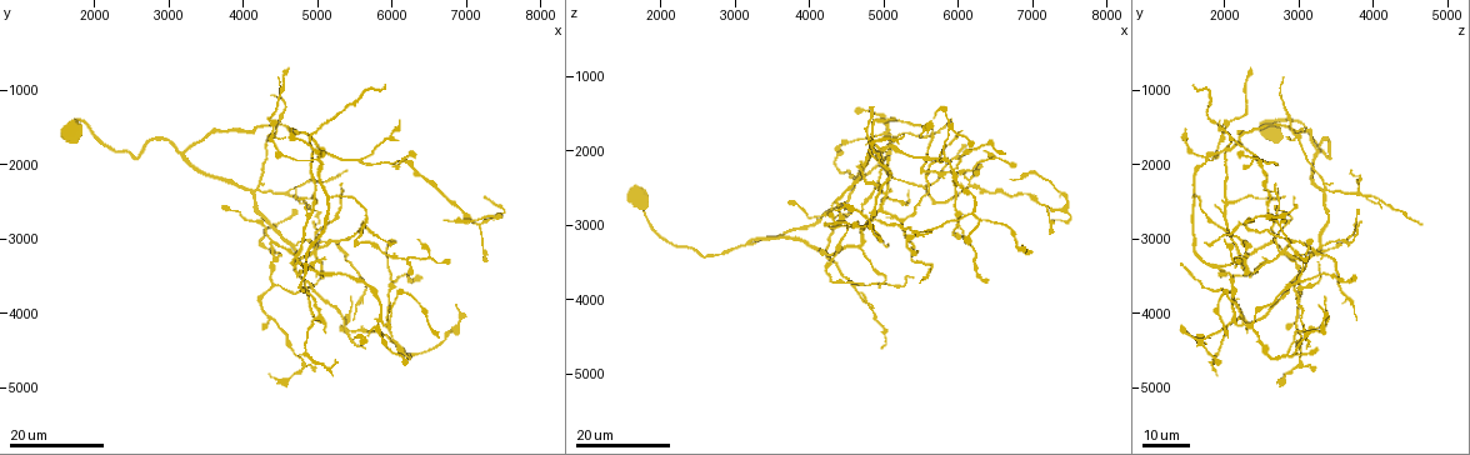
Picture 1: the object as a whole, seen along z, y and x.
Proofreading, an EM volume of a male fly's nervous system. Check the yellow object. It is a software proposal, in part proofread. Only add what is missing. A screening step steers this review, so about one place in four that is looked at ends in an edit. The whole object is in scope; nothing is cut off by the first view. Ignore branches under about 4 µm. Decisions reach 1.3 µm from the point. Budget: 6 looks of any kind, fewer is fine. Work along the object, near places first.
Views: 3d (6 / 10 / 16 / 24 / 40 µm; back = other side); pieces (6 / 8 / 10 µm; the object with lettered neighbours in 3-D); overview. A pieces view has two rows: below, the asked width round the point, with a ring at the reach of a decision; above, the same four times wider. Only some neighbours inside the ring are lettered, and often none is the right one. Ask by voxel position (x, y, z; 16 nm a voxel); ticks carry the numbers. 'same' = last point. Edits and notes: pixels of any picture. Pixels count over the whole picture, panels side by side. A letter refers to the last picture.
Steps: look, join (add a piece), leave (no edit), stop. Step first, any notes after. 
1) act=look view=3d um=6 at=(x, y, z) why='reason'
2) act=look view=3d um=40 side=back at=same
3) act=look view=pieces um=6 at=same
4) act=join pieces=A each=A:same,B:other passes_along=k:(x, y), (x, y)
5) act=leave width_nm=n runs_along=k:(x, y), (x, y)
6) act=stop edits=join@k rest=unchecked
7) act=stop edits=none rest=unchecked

act=look view=3d um=16 at=(7250, 3300, 3100) why='thick end'

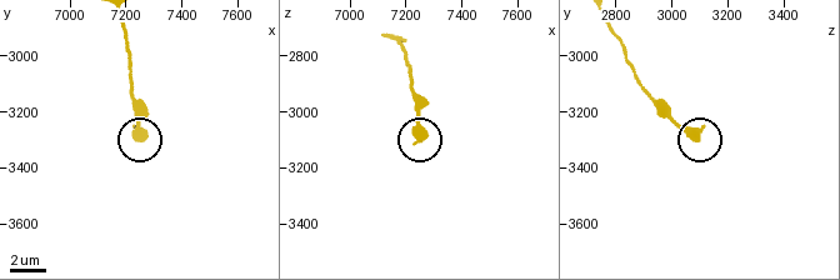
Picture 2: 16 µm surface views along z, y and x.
act=look view=pieces um=10 at=(7260, 3290, 3090)

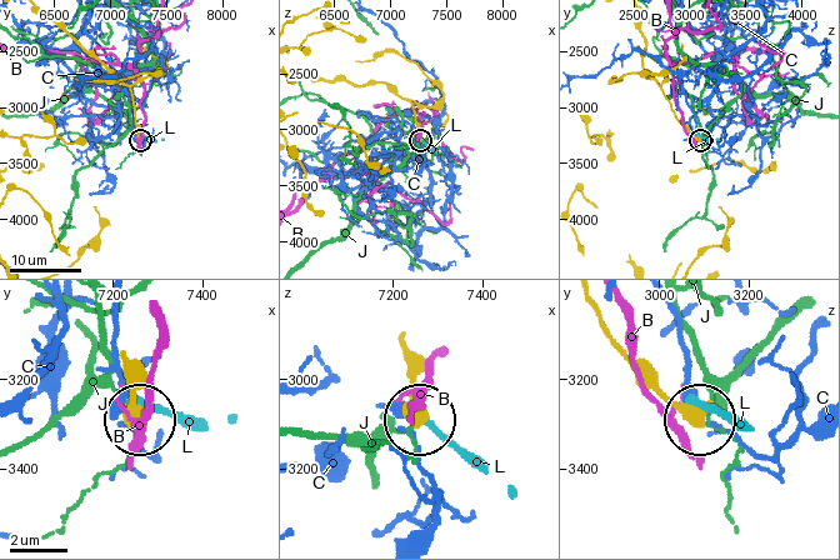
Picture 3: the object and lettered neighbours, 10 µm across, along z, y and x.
act=leave each=B:other,C:other,J:other,L:other runs_along=3:(591, 305), (605, 334), (696, 418) found='no lettered piece goes on from it'

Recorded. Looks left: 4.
act=look view=3d um=16 at=(6250, 3500, 2300) why='free end'

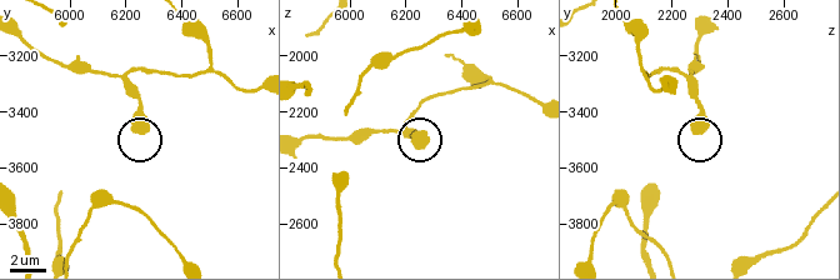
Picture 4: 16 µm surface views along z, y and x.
act=look view=pieces um=6 at=(6260, 3480, 2300) why='see the neighbours'

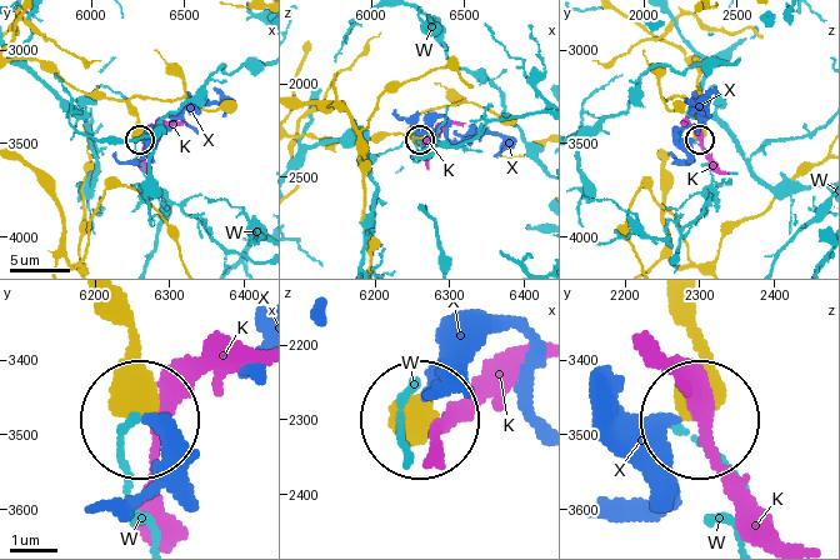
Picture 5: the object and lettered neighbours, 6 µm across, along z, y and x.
act=leave each=K:other,W:other,X:other found='none of them fits'

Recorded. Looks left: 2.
act=look view=3d um=16 at=(6200, 4700, 1900) why='thick end'

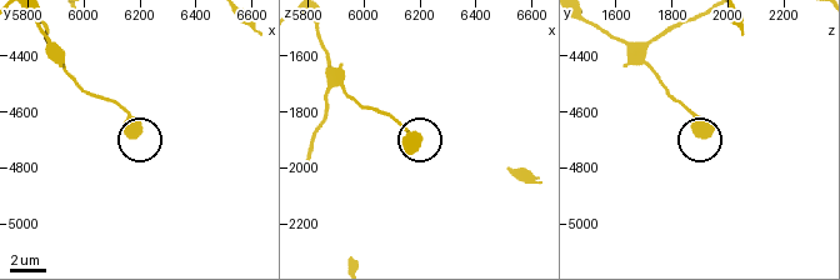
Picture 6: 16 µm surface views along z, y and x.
act=look view=pieces um=8 at=(6180, 4690, 1920)

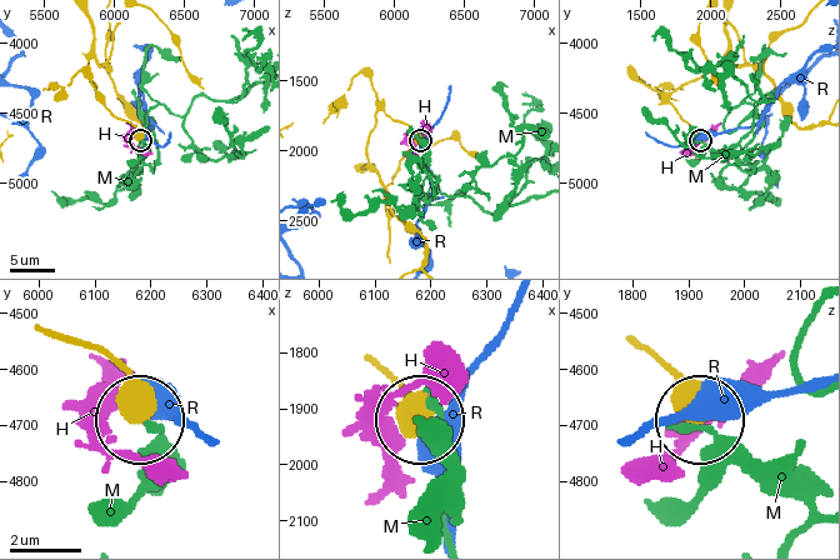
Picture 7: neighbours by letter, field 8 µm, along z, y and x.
act=leave each=H:other,M:other,R:other runs_along=7:(78, 341), (123, 371), (140, 413) found='none of them fits'

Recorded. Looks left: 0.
act=stop edits=none rest=unchecked

